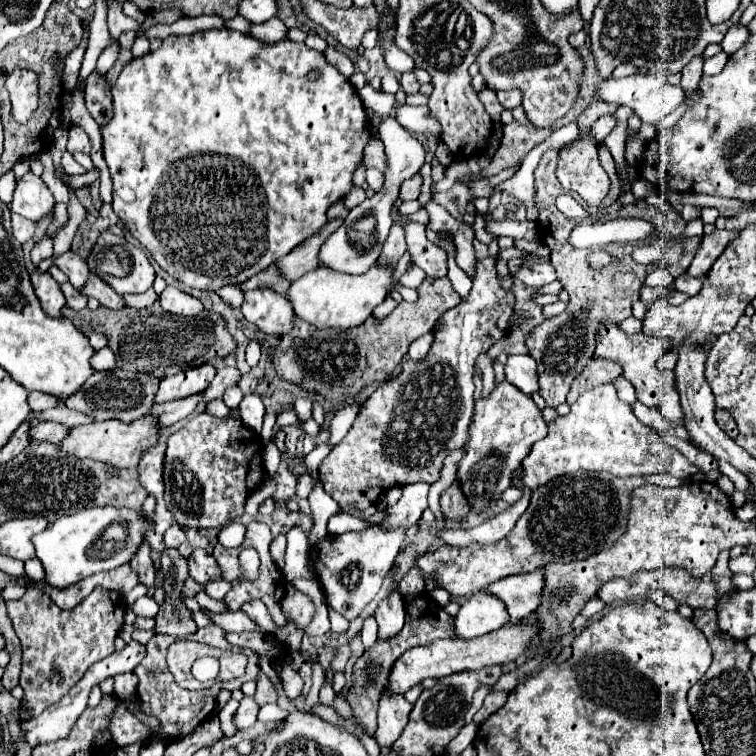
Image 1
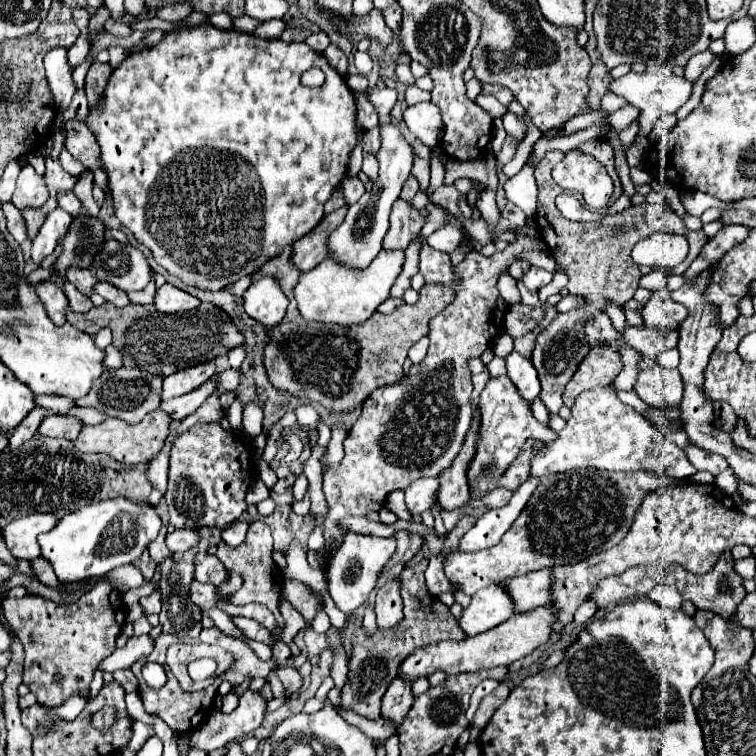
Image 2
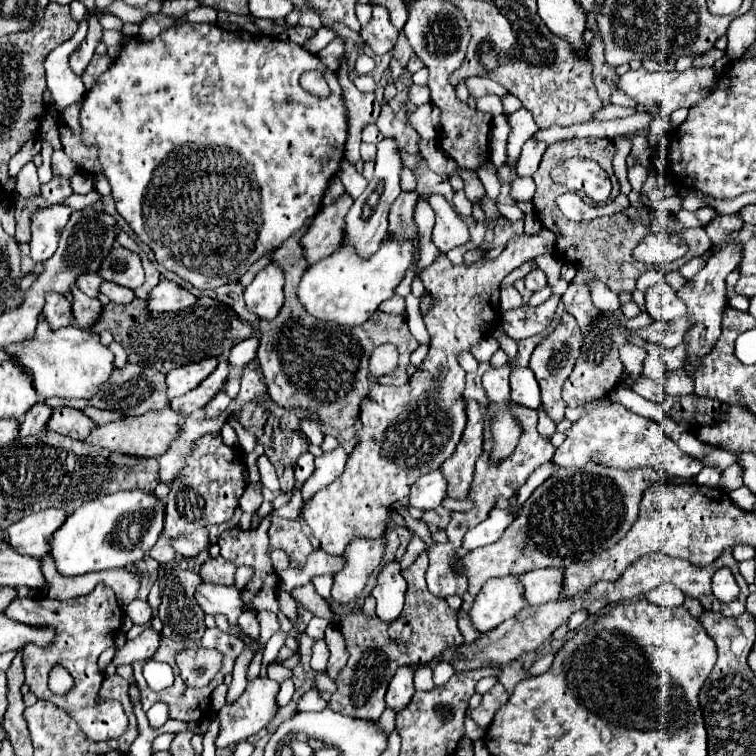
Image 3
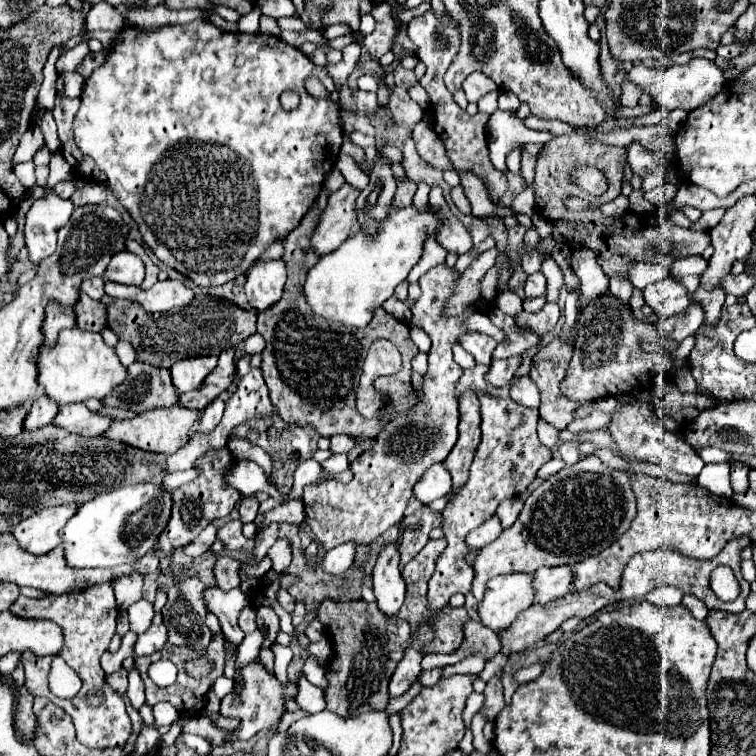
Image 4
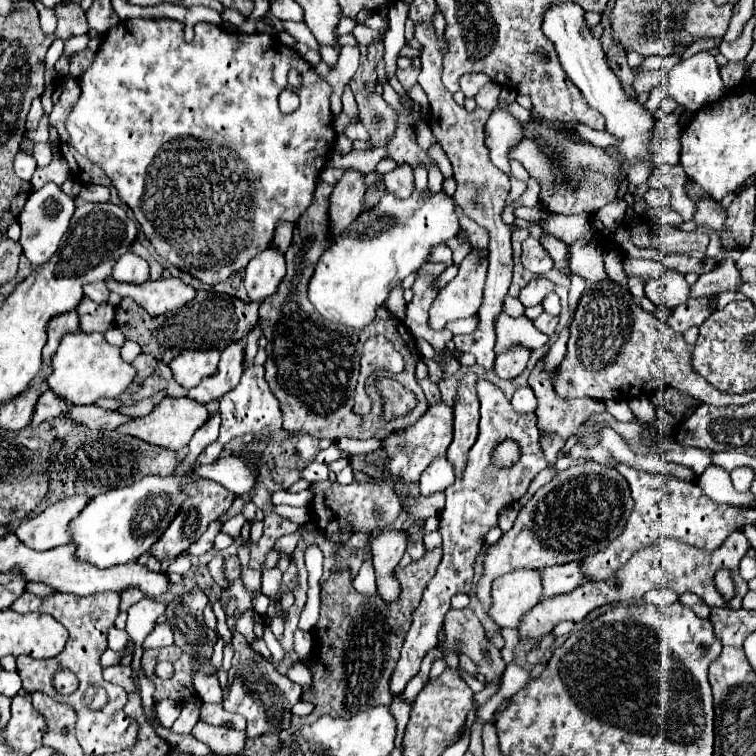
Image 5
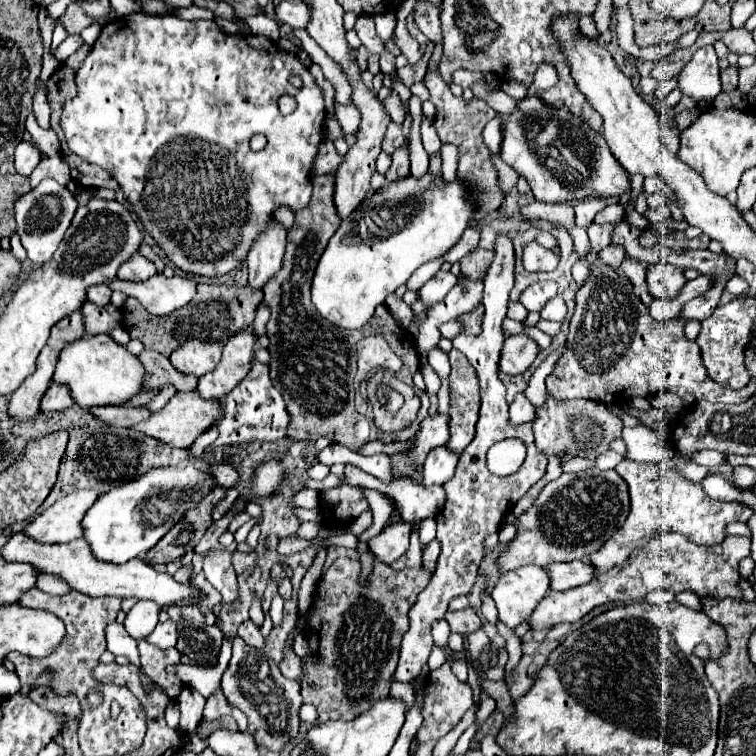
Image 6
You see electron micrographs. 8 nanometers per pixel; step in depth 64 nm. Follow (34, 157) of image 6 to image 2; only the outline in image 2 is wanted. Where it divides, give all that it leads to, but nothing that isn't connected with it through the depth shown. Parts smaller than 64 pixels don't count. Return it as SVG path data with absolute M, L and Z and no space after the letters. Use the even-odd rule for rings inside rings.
M30 164L26 168L22 168L12 204L18 210L28 210L28 208L36 210L36 208L42 208L46 204L48 196L50 196L50 192L48 192L44 178L38 176Z

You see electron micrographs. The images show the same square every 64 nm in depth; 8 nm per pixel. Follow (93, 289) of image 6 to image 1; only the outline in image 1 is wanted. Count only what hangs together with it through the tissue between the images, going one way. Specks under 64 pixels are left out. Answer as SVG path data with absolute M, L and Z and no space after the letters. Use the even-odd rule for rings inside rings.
M72 250L64 252L64 254L58 256L58 258L42 260L42 262L38 264L38 270L40 270L40 272L46 272L50 266L60 268L60 270L68 276L70 284L72 284L74 288L78 288L78 290L80 290L80 284L84 284L84 280L88 278L88 272L90 272L90 270L88 270L88 264L86 264L78 254L74 254Z

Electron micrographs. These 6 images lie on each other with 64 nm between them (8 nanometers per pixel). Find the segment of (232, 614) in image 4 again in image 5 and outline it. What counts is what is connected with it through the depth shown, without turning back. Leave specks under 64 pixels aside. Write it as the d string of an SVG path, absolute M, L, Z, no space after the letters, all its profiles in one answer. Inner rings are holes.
M232 630L232 644L234 644L234 660L232 668L228 672L228 692L224 694L224 710L228 712L240 712L246 718L246 736L258 738L262 734L278 734L282 728L288 728L292 706L300 700L302 688L282 676L268 660L264 660L260 654L248 648L246 638ZM260 698L268 698L268 710Z

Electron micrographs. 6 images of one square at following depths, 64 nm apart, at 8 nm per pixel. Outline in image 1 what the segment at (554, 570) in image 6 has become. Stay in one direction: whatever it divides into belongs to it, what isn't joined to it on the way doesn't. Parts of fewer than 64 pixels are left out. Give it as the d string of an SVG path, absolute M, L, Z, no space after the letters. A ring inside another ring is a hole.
M534 570L528 574L506 576L504 580L492 582L482 592L496 596L504 602L510 622L530 620L532 612L538 608L540 602L540 588L542 588L542 570Z

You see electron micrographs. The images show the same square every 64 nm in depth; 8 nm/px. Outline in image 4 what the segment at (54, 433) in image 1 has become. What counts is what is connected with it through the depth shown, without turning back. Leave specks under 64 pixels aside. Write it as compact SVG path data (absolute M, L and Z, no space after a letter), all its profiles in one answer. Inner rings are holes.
M64 404L58 408L52 424L78 436L98 436L108 424L112 424L112 420L90 412L84 404Z

